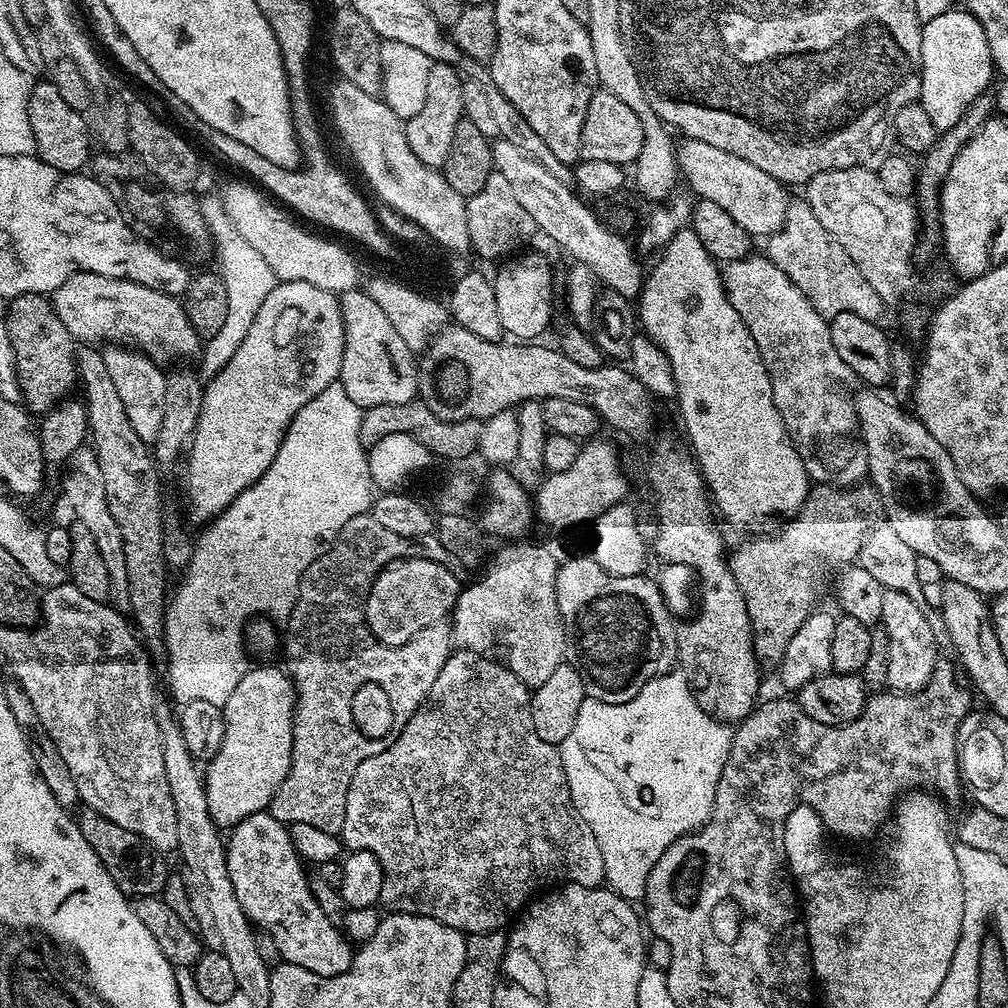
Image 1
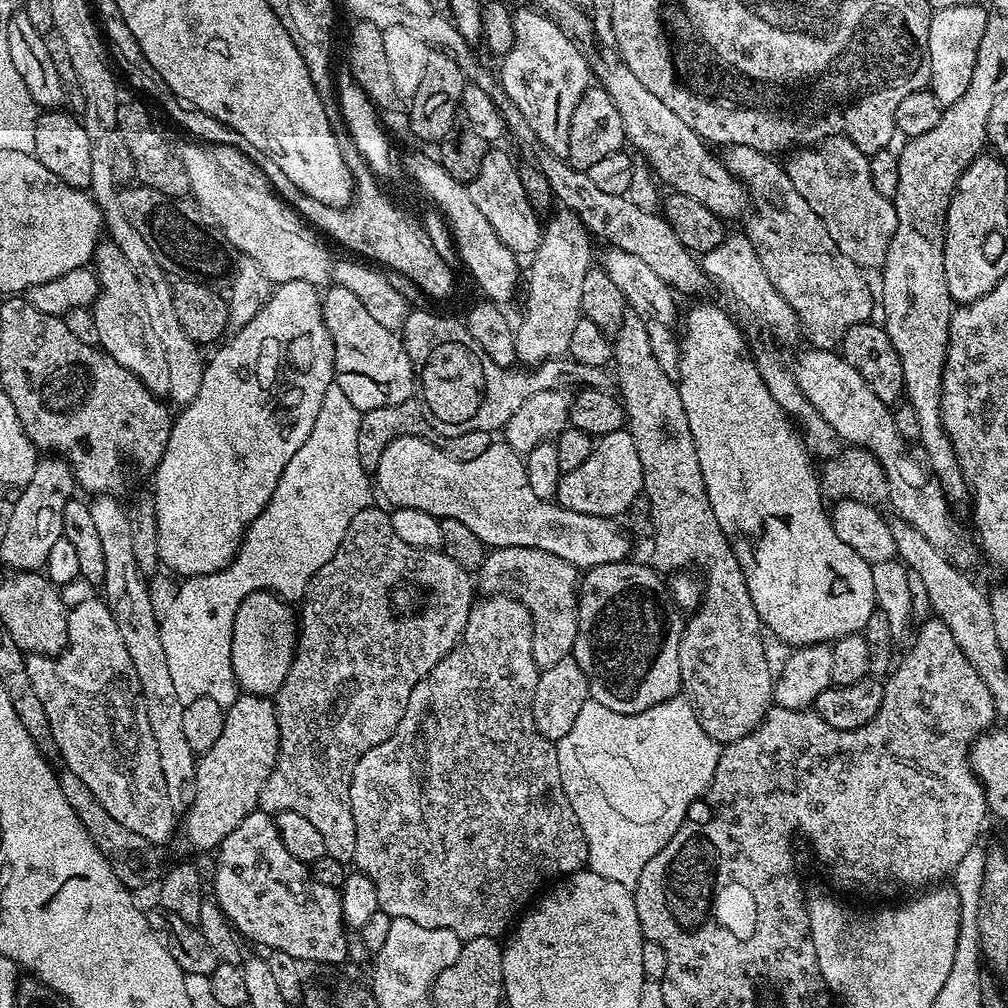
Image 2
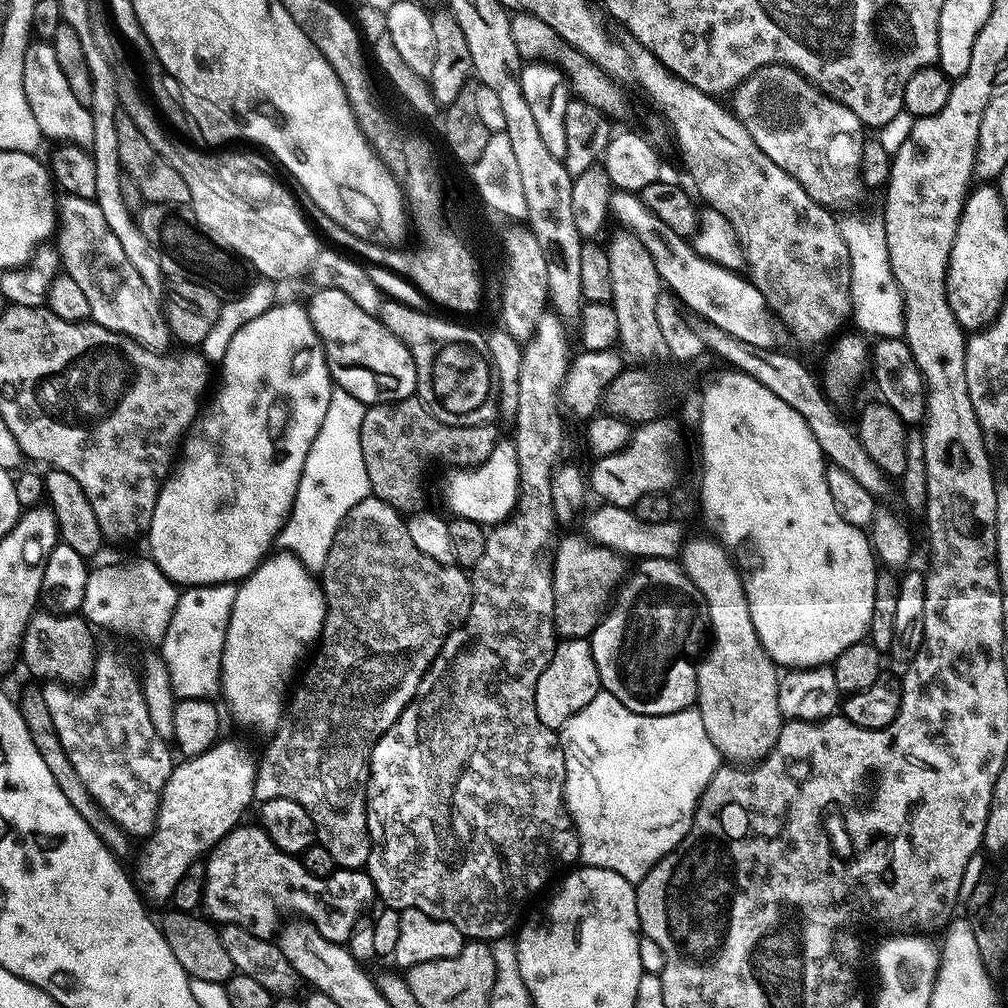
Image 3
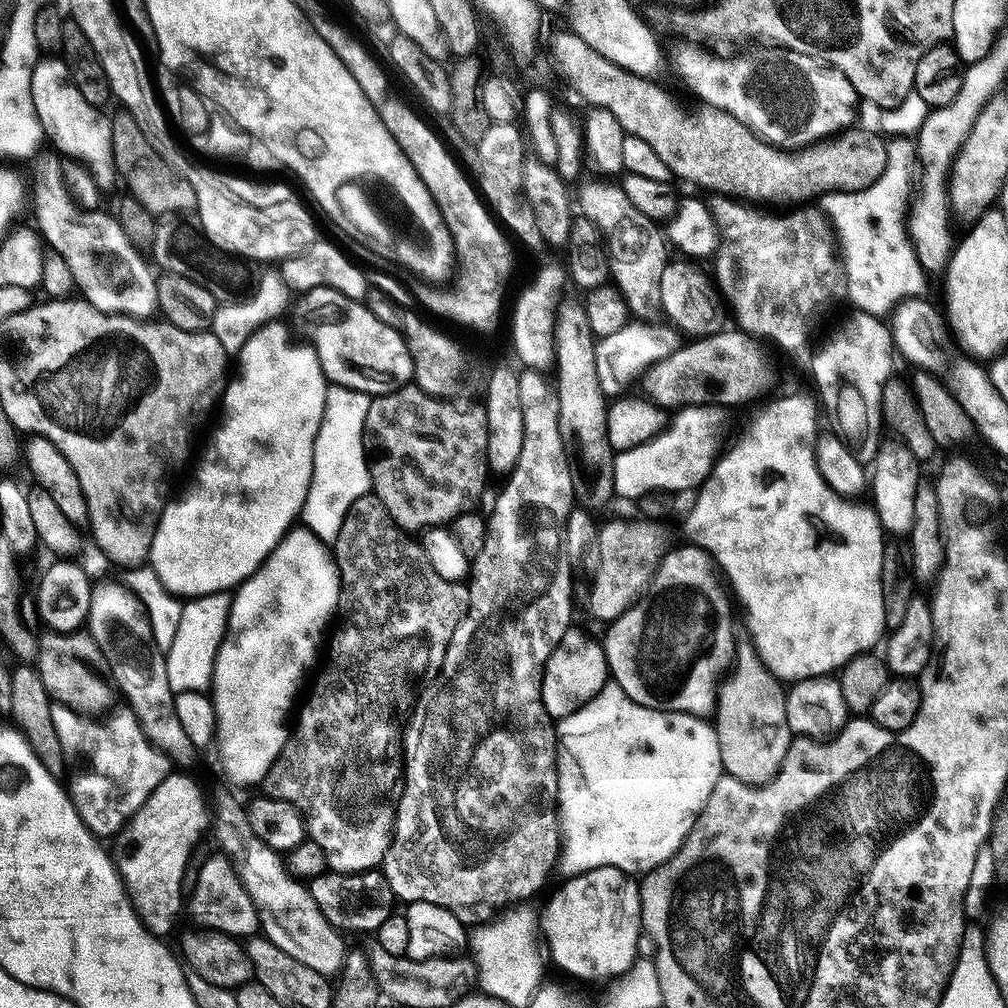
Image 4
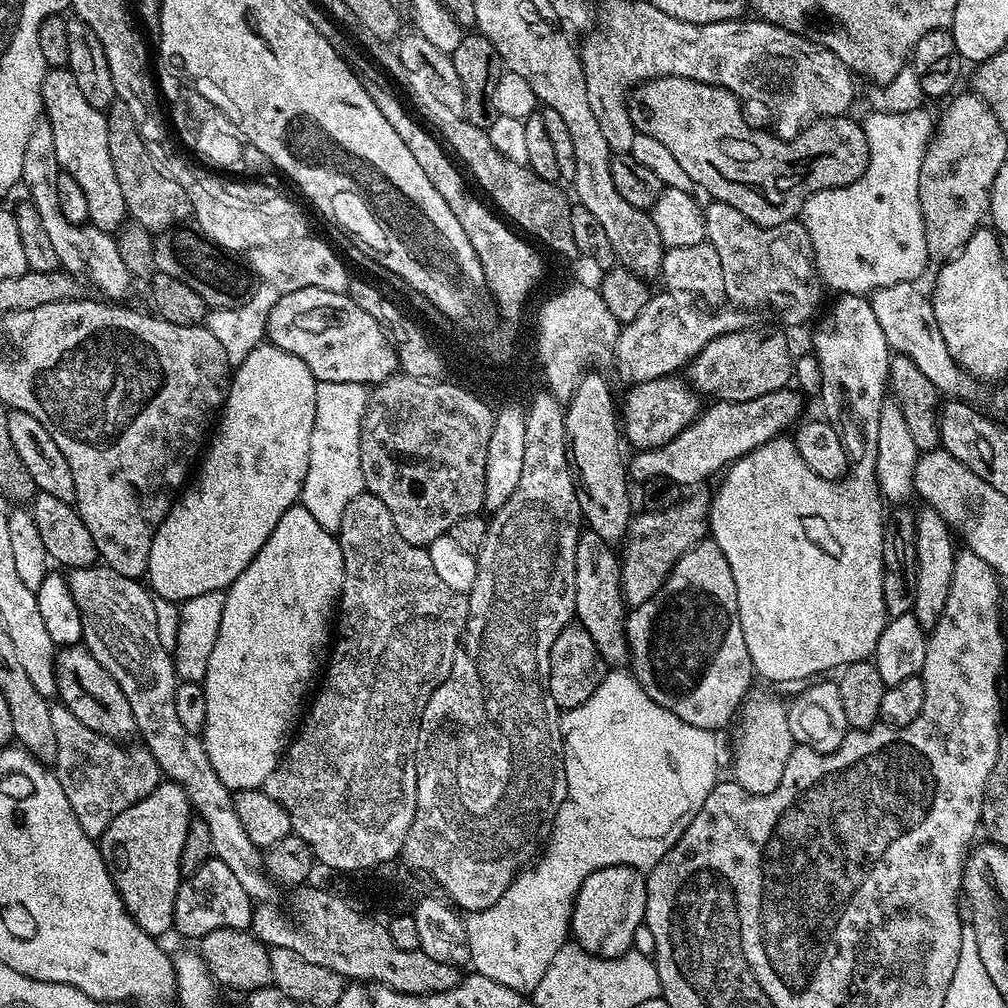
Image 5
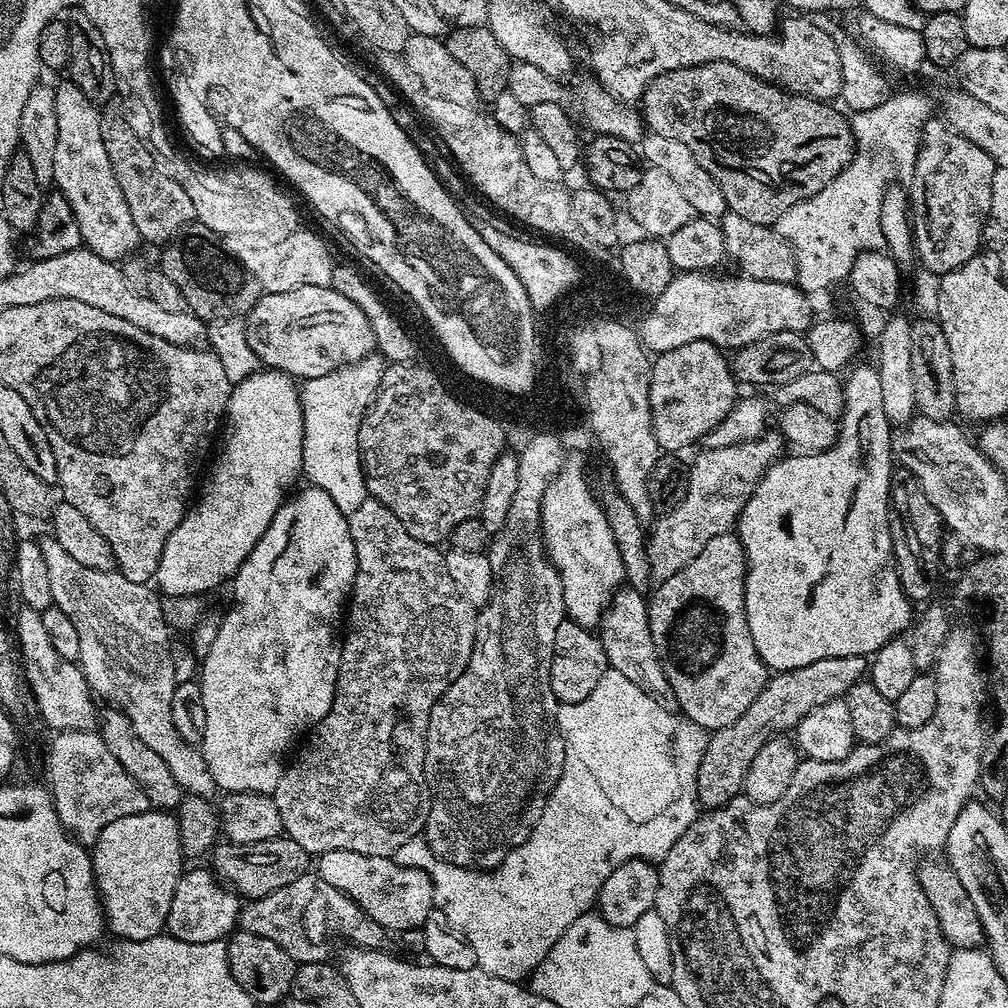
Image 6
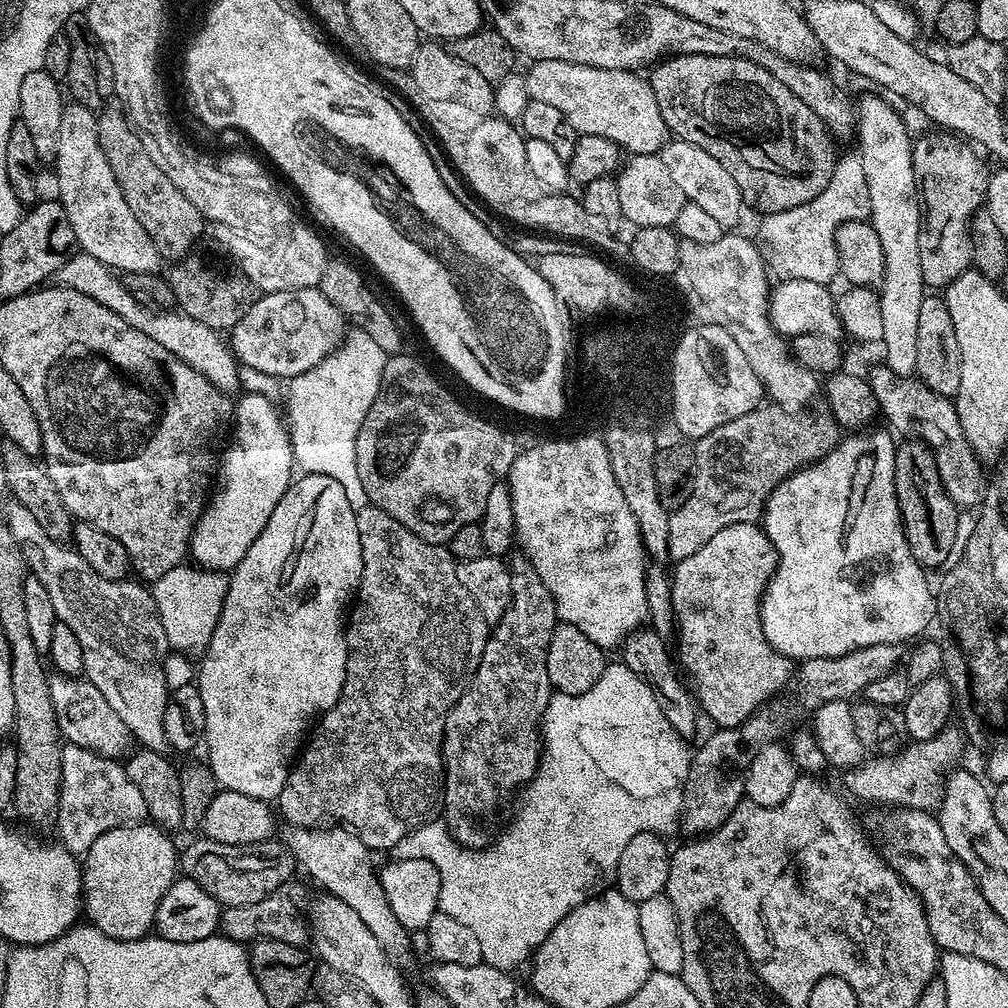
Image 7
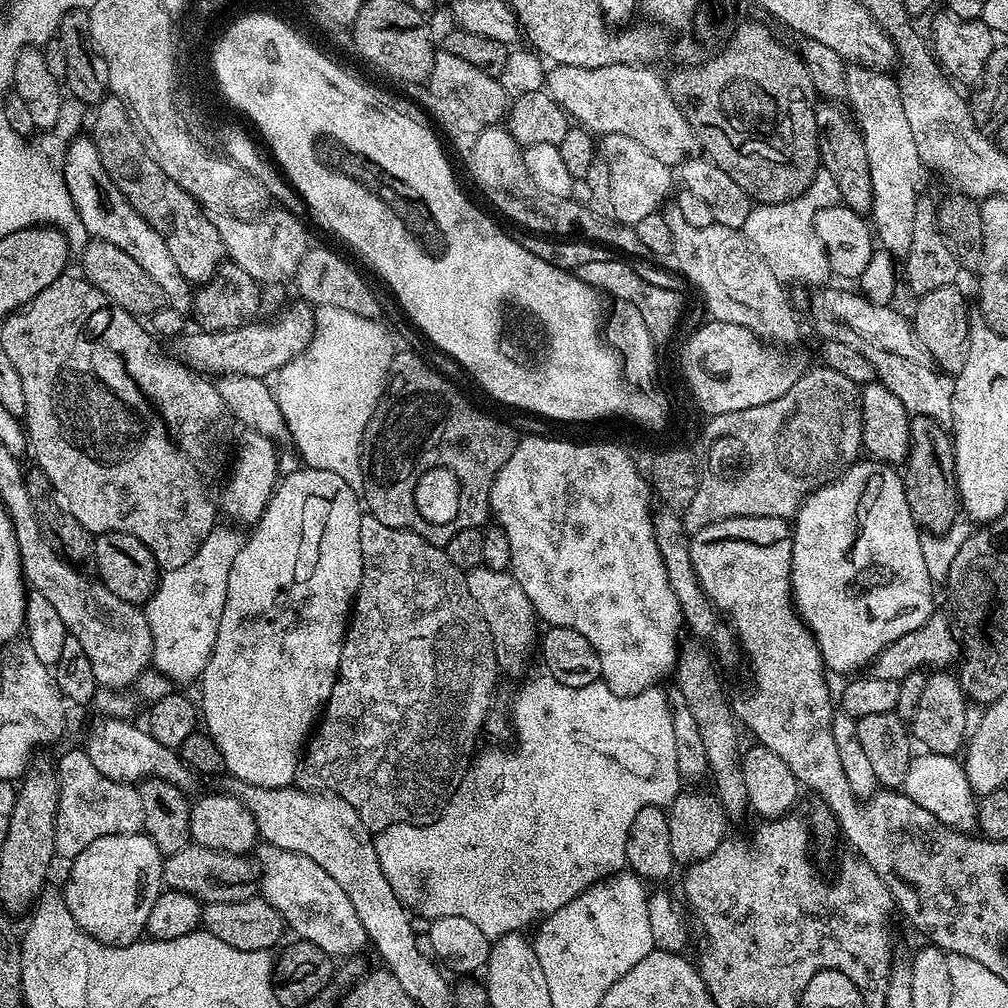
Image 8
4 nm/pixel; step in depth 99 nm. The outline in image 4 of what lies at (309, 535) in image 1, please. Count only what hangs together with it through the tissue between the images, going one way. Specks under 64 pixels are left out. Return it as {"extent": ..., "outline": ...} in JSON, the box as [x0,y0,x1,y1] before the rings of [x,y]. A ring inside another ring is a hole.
{"extent":[163,383,372,693],"outline":[[[329,383],[326,390],[322,426],[318,426],[318,438],[314,438],[312,481],[302,513],[303,527],[317,541],[339,540],[346,528],[344,519],[350,506],[354,506],[358,498],[369,495],[372,479],[368,473],[369,457],[364,447],[364,423],[372,399],[364,392],[350,390],[341,384]],[[215,592],[205,596],[193,596],[183,601],[178,618],[178,626],[174,630],[174,638],[170,646],[163,653],[166,666],[166,678],[172,693],[178,692],[203,692],[207,693],[212,687],[214,662],[224,637],[224,630],[228,623],[228,612],[232,608],[232,596],[228,592]]]}

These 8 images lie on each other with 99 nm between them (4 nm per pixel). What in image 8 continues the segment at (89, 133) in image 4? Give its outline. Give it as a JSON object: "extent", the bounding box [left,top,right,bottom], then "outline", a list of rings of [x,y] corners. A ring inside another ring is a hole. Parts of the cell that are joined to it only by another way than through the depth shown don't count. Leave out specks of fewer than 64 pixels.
{"extent":[64,134,193,314],"outline":[[[80,134],[69,144],[68,153],[64,155],[64,177],[70,198],[78,210],[78,218],[82,218],[82,226],[86,226],[89,237],[113,243],[119,250],[130,254],[162,286],[168,306],[183,314],[191,313],[193,285],[188,283],[182,270],[178,270],[162,234],[158,234],[158,230],[154,230],[154,226],[150,226],[150,222],[146,222],[146,218],[142,218],[142,214],[126,202],[122,190],[114,186],[110,174],[106,174],[98,158],[98,146],[94,146],[91,135]]]}

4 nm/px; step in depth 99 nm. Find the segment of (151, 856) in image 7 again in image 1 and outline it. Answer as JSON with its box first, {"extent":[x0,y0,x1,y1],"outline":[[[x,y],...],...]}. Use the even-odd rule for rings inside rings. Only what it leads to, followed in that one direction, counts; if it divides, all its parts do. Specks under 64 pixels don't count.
{"extent":[204,667,296,830],"outline":[[[249,667],[234,694],[222,705],[226,734],[222,746],[204,772],[206,798],[216,827],[231,830],[238,822],[267,809],[292,765],[292,719],[296,688],[283,667]]]}

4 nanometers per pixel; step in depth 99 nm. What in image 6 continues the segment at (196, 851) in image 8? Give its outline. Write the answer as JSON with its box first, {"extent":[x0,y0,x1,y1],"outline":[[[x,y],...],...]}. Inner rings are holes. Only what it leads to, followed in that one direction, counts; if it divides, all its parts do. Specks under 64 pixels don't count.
{"extent":[210,834,310,900],"outline":[[[281,834],[266,842],[253,844],[217,843],[210,853],[211,871],[215,872],[221,884],[232,889],[237,897],[257,900],[266,894],[274,894],[274,890],[282,890],[282,886],[290,886],[294,878],[309,875],[308,860],[310,853],[302,850],[298,842]]]}

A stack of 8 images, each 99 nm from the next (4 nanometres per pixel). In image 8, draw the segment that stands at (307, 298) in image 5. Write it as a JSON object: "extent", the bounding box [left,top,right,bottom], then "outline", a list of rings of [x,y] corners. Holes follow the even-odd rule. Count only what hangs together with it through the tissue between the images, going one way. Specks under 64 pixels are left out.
{"extent":[183,302,316,377],"outline":[[[307,302],[295,303],[289,303],[283,310],[277,311],[276,321],[273,324],[253,322],[225,332],[196,330],[193,336],[185,335],[183,359],[193,369],[203,370],[208,374],[216,372],[215,374],[229,376],[271,377],[279,372],[282,366],[286,366],[286,362],[293,360],[304,345],[311,342],[316,329],[316,314],[313,305]]]}

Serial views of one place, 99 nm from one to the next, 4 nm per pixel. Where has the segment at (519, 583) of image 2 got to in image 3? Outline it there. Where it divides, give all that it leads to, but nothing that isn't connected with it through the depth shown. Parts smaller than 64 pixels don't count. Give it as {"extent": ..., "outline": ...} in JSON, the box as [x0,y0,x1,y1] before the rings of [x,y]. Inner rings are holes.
{"extent":[550,534,625,640],"outline":[[[580,534],[566,537],[557,546],[556,557],[551,557],[550,560],[557,637],[565,640],[591,637],[609,603],[610,593],[621,583],[625,575],[624,563],[624,556],[610,549],[589,546],[585,537]]]}

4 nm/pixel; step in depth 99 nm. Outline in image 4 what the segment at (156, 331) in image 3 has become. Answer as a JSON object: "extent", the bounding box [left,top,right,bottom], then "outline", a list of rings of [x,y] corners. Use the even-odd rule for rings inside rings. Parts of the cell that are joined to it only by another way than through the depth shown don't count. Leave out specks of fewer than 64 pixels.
{"extent":[30,160,158,321],"outline":[[[40,160],[32,168],[32,180],[35,183],[30,188],[30,202],[36,210],[35,227],[38,229],[43,243],[53,253],[60,255],[70,268],[73,282],[79,295],[87,300],[90,306],[97,308],[99,312],[108,313],[111,316],[129,316],[133,320],[147,321],[157,315],[158,294],[156,293],[157,273],[152,273],[144,265],[141,253],[132,245],[130,238],[123,232],[117,217],[107,216],[104,210],[85,210],[72,199],[72,195],[64,185],[64,175],[60,160]]]}

